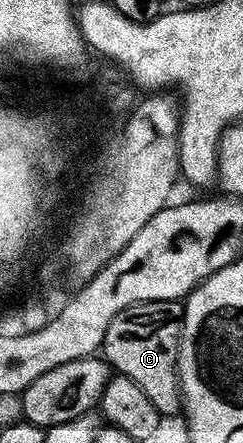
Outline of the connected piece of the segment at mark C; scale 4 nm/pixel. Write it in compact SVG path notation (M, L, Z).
M138 302L122 310L109 324L103 337L102 357L115 374L123 374L159 409L160 415L178 415L181 410L179 393L179 338L183 335L183 307L179 302Z

